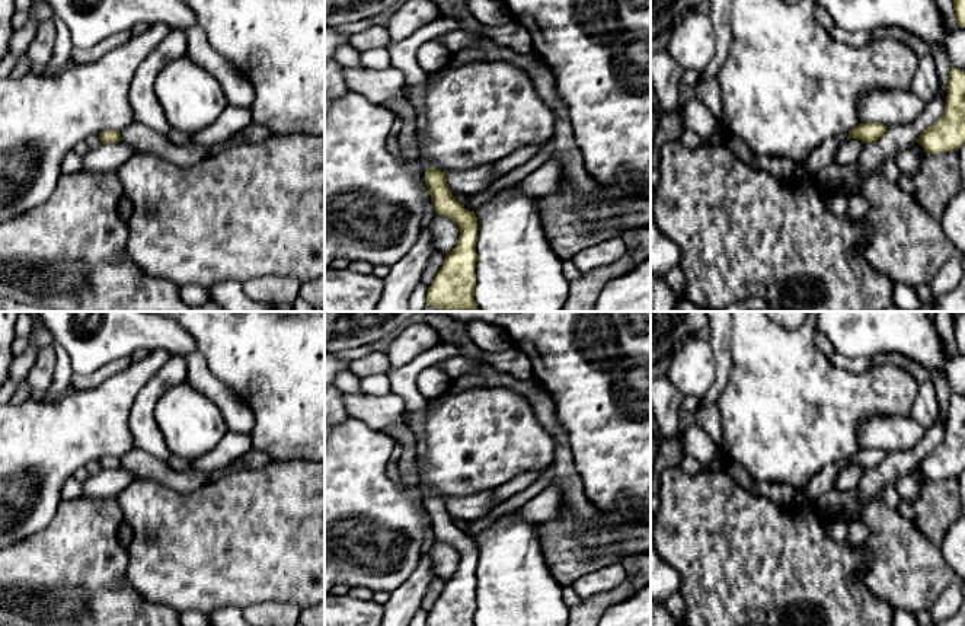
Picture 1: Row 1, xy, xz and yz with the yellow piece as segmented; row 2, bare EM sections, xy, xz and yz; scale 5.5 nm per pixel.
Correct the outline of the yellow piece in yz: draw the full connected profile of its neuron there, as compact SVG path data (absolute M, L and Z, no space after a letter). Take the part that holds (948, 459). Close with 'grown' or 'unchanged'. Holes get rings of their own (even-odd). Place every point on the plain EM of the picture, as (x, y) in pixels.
M952 393L942 444L927 453L917 467L927 480L959 476L965 470L965 396Z; unchanged

